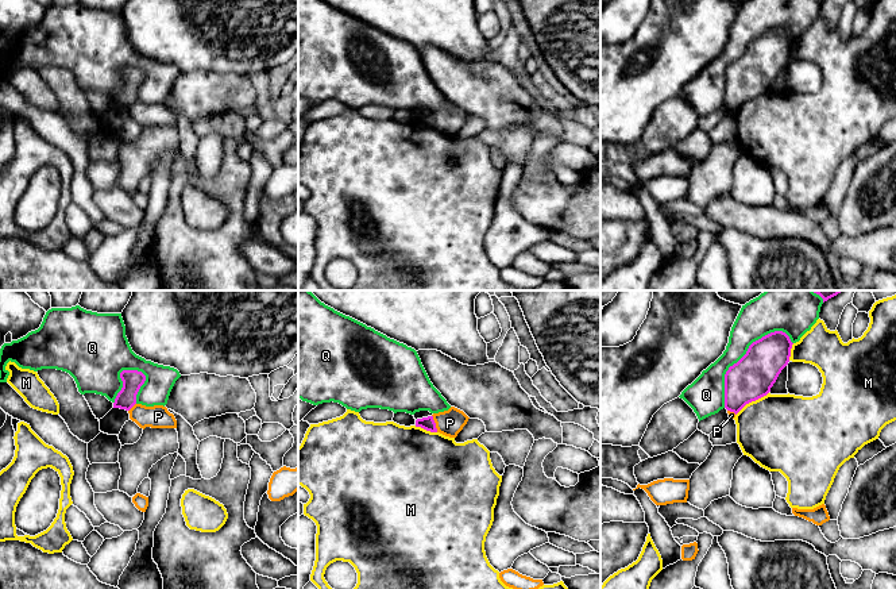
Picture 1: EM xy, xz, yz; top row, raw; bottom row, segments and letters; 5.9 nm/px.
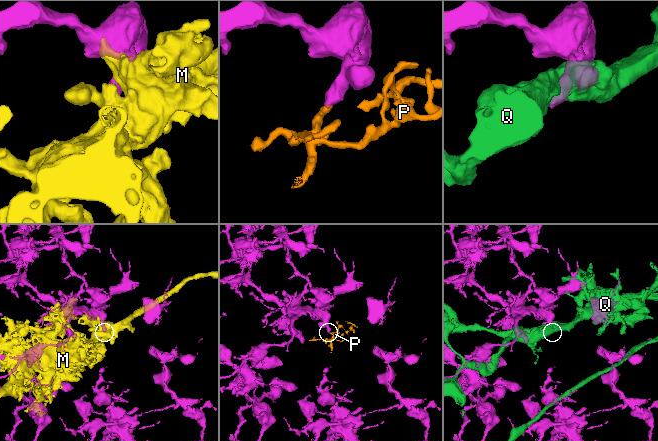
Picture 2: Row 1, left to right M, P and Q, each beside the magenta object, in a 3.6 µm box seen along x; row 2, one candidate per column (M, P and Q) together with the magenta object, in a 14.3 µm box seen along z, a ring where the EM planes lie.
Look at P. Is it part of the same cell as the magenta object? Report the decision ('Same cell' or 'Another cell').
Another cell

